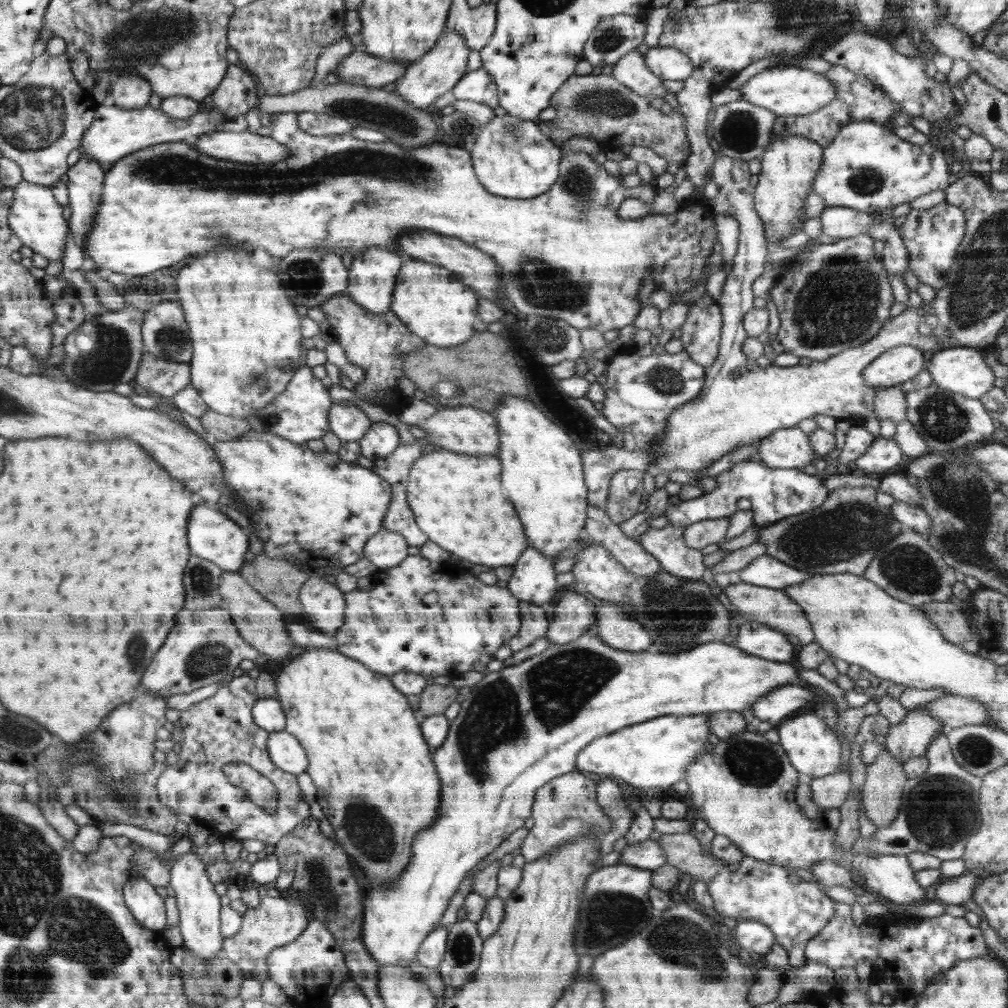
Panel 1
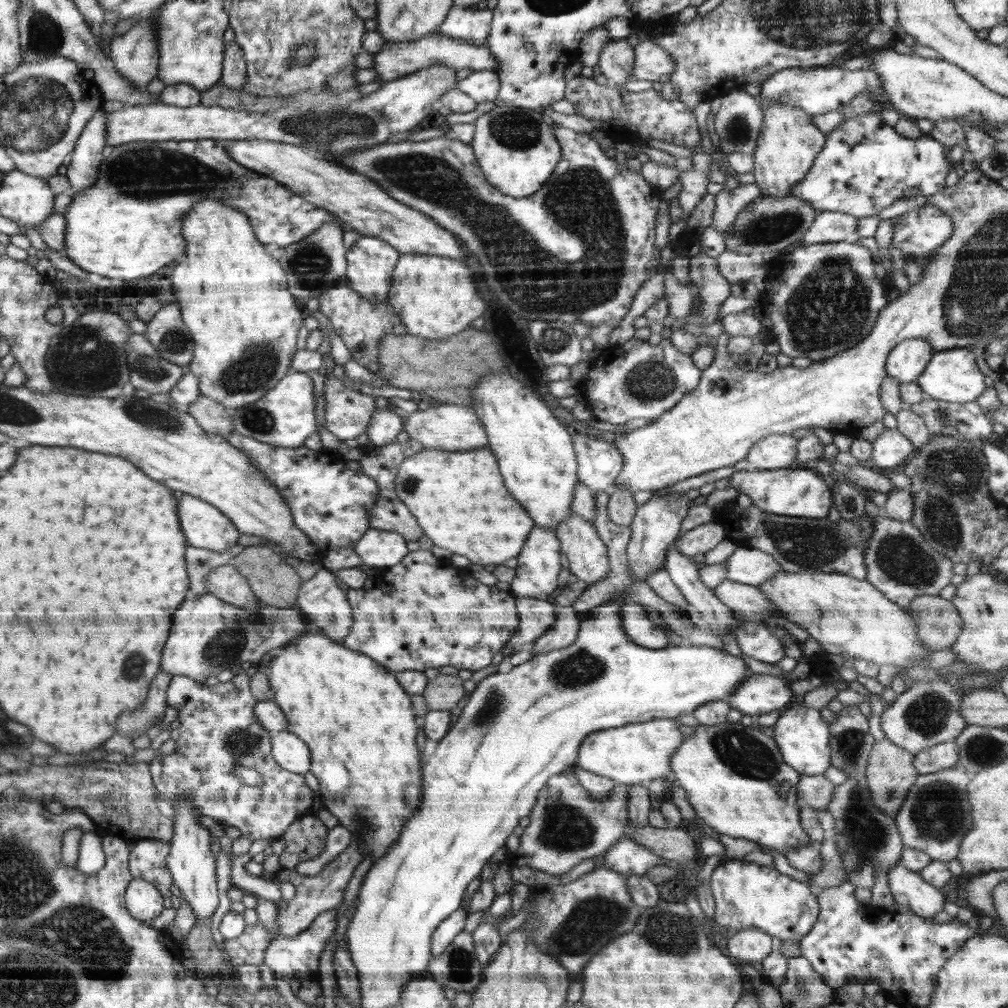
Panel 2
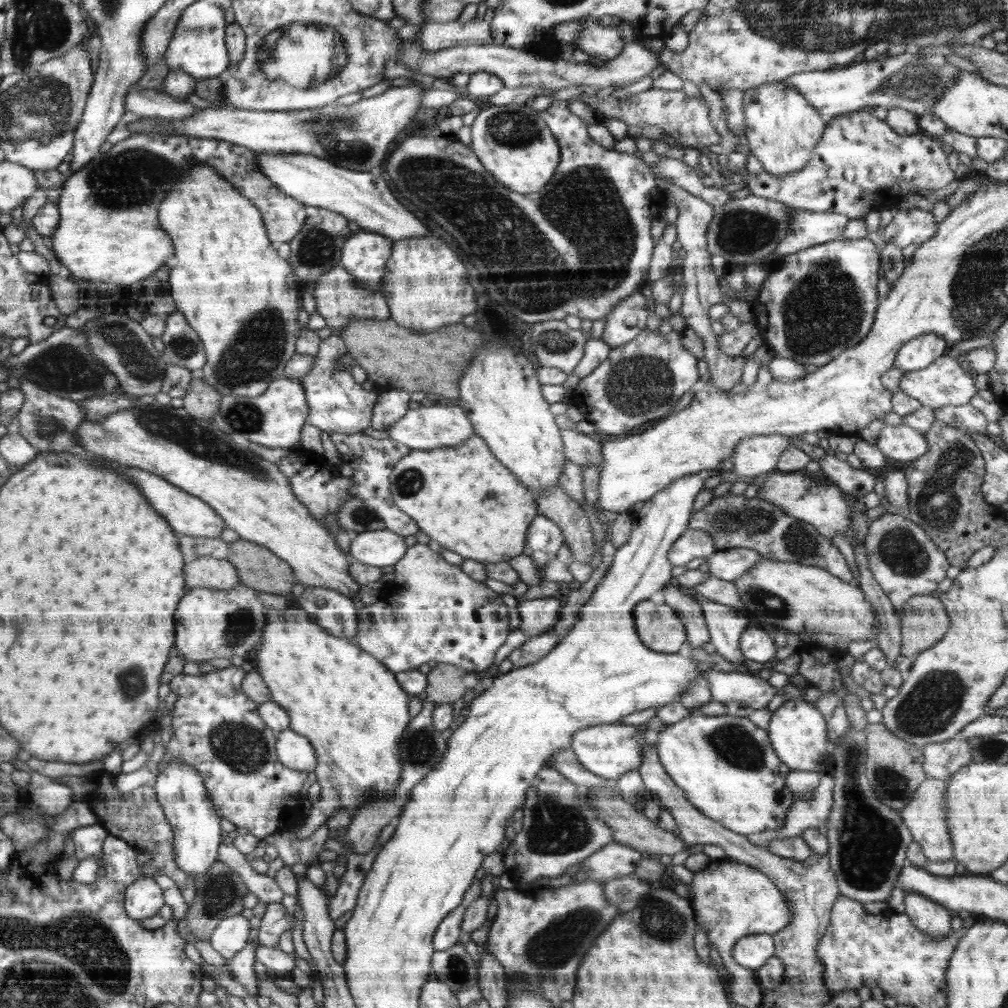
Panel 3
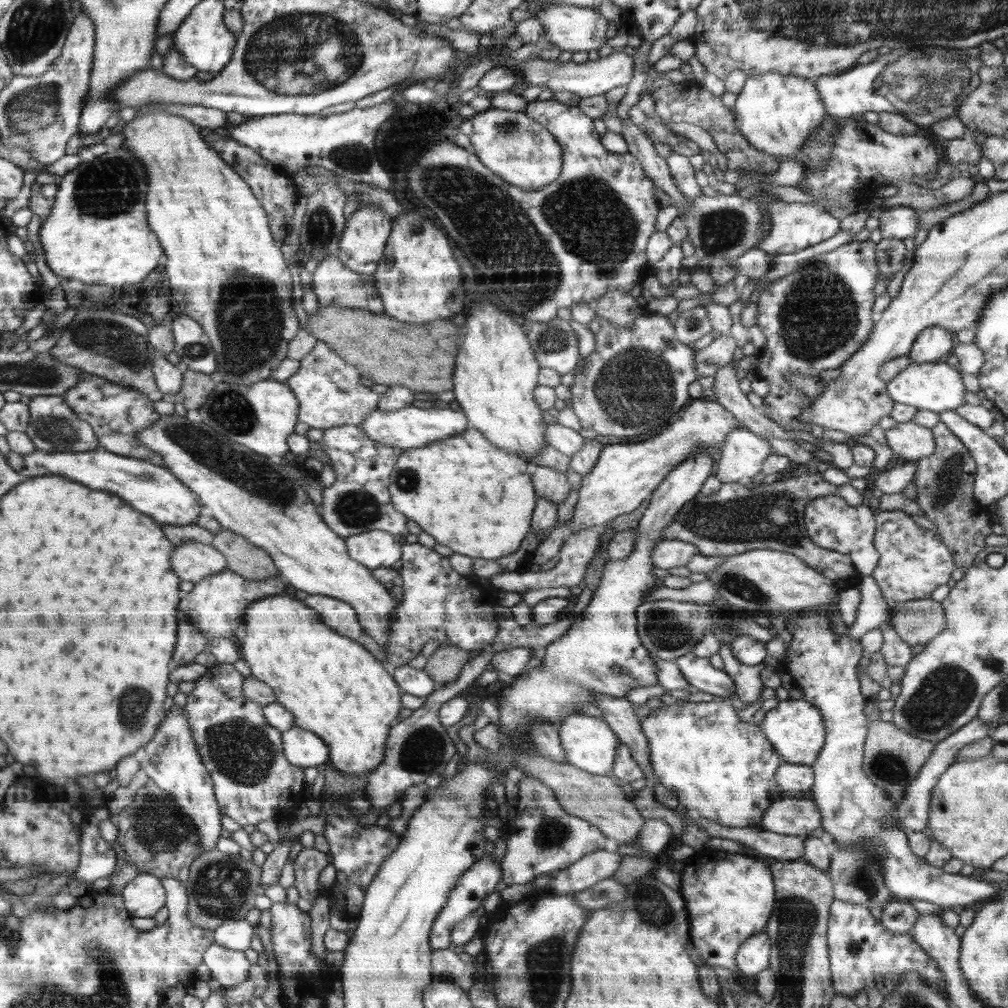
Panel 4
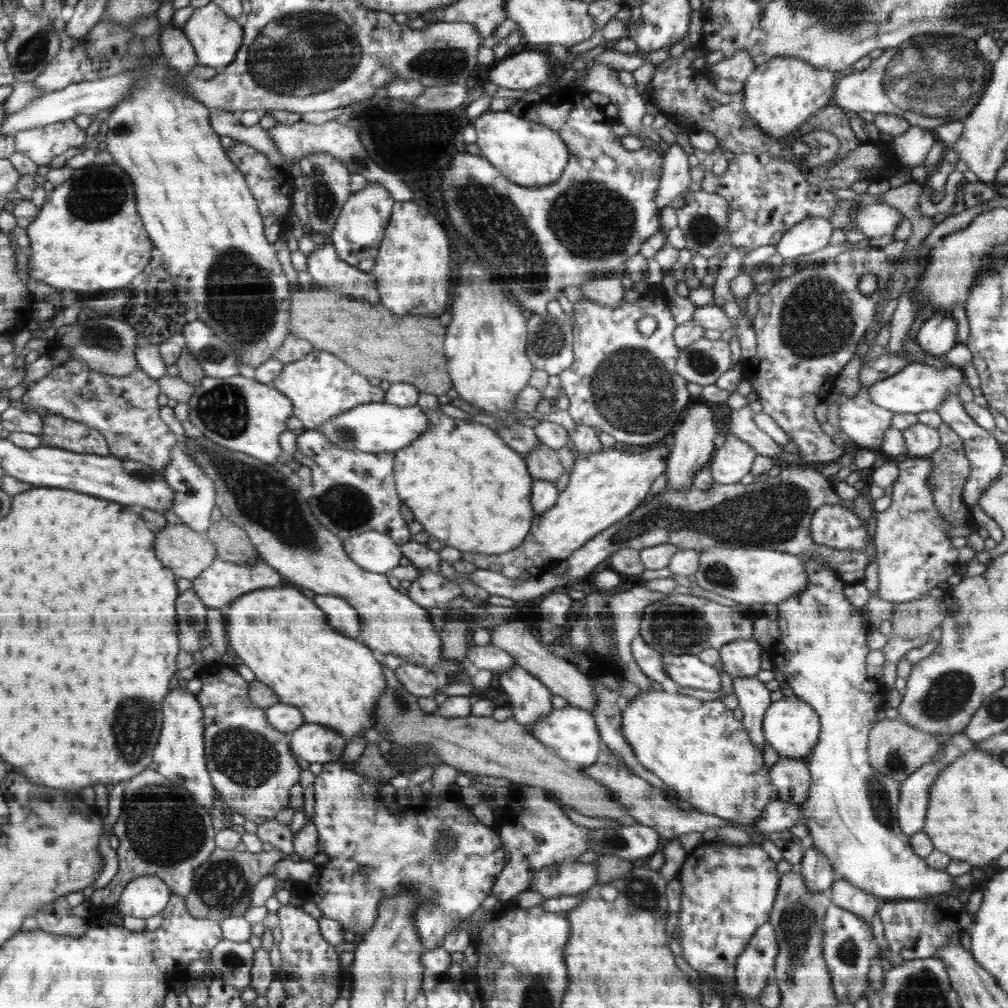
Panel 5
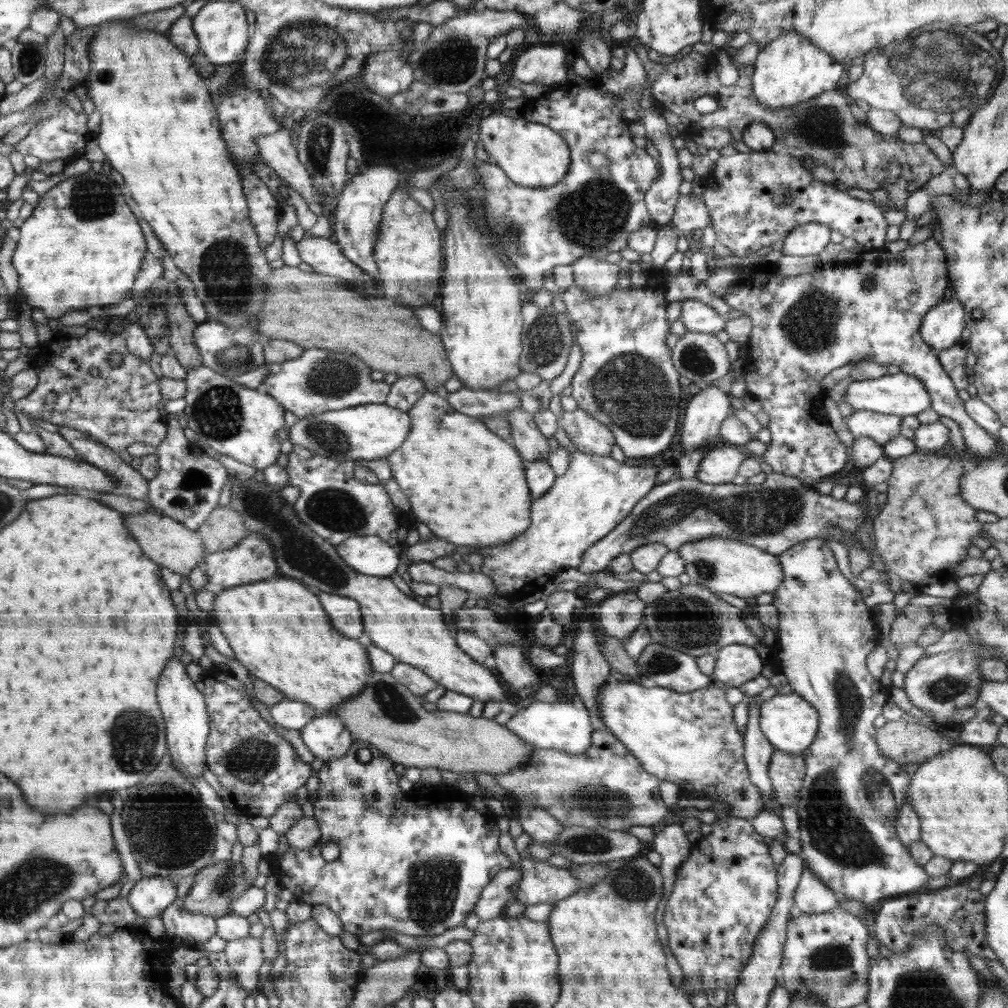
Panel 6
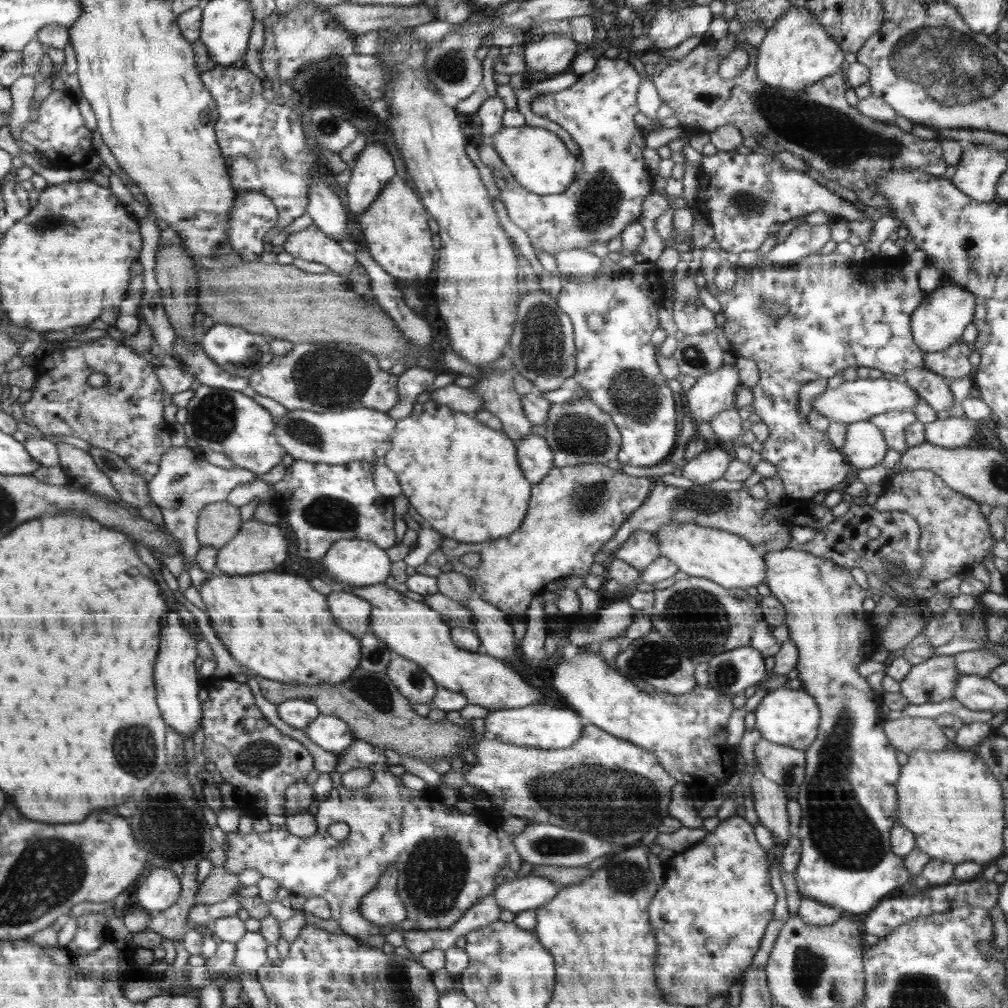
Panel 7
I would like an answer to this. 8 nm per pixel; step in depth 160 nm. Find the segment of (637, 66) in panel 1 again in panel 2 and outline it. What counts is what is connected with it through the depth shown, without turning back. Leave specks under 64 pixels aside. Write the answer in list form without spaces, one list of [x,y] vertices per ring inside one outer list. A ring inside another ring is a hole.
[[[626,38],[613,39],[603,46],[598,65],[608,82],[617,86],[630,81],[634,59],[634,47]]]

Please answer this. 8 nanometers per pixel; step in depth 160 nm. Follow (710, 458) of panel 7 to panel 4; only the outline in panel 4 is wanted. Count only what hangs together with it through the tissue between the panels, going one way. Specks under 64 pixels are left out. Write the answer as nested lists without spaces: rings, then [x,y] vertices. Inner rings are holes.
[[[734,429],[721,446],[722,457],[715,477],[722,483],[750,480],[761,472],[764,460],[773,453],[771,444],[745,429]]]

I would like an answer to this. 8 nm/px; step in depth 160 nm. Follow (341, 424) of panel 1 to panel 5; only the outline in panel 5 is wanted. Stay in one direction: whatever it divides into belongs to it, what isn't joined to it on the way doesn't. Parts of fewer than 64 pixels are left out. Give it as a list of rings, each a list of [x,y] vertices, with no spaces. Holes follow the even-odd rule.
[[[312,350],[307,356],[285,364],[284,370],[271,386],[282,391],[294,403],[294,417],[302,421],[304,429],[314,429],[341,416],[342,413],[366,403],[382,402],[384,390],[372,386],[353,366],[324,350]]]

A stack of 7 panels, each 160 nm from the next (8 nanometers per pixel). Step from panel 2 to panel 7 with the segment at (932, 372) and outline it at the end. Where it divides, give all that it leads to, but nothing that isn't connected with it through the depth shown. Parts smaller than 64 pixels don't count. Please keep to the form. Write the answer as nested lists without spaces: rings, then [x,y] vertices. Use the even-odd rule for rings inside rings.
[[[857,378],[854,381],[843,382],[836,389],[827,388],[812,402],[812,410],[818,411],[830,422],[850,425],[857,421],[868,421],[872,416],[889,411],[902,411],[904,408],[910,408],[910,411],[914,411],[918,398],[917,391],[902,379]]]

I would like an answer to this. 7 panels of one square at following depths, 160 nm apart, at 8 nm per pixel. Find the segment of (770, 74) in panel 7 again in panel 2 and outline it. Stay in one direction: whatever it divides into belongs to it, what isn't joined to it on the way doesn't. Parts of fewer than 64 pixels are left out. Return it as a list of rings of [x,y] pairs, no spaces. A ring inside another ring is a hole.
[[[756,97],[763,110],[763,125],[753,152],[755,182],[761,188],[762,197],[771,196],[782,200],[791,188],[800,182],[814,164],[824,146],[826,135],[810,122],[810,115],[799,106],[766,102]]]

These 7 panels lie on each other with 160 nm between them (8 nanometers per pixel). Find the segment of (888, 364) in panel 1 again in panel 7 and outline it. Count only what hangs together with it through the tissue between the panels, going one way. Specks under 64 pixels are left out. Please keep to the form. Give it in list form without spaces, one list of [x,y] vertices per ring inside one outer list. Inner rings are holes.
[[[944,278],[942,284],[934,292],[927,294],[926,299],[922,300],[910,317],[914,344],[924,354],[949,349],[952,344],[961,342],[964,330],[974,320],[975,310],[974,295]]]

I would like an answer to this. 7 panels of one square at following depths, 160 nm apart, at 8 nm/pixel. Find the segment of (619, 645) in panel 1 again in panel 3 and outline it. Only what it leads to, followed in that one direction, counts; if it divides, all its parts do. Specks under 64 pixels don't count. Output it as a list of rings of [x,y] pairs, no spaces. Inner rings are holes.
[[[643,600],[634,607],[633,617],[641,643],[656,652],[678,653],[687,640],[683,622],[666,603]]]

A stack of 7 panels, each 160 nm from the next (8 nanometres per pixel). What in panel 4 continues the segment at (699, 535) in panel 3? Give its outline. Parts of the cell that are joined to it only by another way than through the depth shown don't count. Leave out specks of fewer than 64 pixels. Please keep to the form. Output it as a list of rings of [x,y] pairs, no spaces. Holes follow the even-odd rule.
[[[683,540],[660,541],[653,550],[652,566],[669,571],[672,568],[688,565],[692,556],[696,556],[699,550]]]

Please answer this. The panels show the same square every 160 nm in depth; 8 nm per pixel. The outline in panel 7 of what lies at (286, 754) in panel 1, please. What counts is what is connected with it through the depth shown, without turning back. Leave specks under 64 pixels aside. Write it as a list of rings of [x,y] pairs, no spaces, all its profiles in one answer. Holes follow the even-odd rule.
[[[319,714],[304,731],[314,744],[332,753],[347,751],[357,740],[349,724],[336,715]]]

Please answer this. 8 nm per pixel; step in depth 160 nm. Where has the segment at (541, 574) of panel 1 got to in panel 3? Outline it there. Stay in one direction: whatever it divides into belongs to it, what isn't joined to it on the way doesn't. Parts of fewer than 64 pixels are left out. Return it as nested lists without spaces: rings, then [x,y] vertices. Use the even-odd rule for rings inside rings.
[[[539,512],[528,527],[523,554],[534,561],[539,573],[545,564],[557,558],[563,544],[560,527]]]

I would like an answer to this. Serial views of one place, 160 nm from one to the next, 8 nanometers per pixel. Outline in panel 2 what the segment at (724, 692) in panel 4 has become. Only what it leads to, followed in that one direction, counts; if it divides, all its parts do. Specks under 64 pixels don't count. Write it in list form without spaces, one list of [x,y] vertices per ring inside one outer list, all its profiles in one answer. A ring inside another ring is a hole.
[[[751,674],[726,700],[732,708],[754,718],[773,710],[784,710],[794,702],[791,683],[770,674]]]

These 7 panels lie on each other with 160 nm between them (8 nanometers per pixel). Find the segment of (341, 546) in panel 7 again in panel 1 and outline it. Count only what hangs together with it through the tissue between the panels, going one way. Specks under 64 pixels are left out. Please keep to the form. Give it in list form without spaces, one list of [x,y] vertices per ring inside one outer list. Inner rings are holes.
[[[384,526],[380,531],[369,539],[365,544],[365,556],[370,560],[374,566],[378,568],[392,568],[397,567],[404,559],[409,556],[409,544],[406,539],[398,532],[390,532]]]

